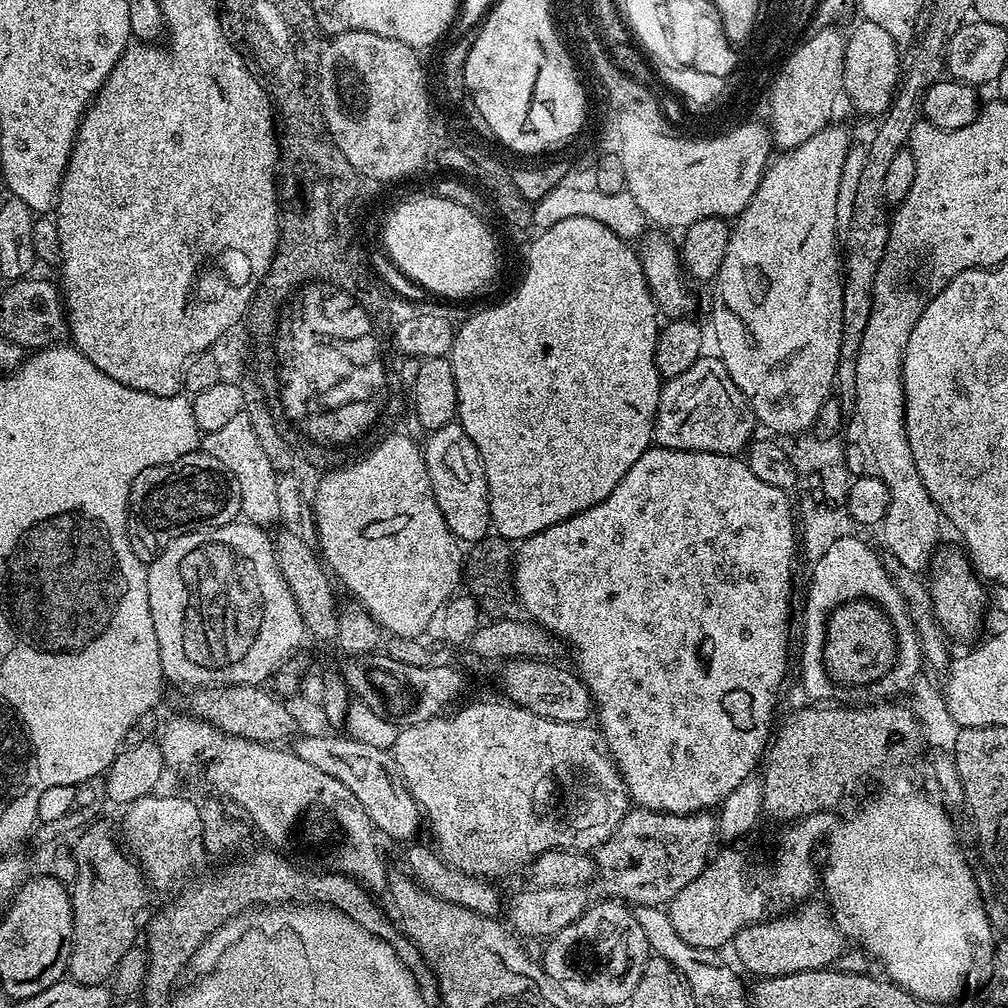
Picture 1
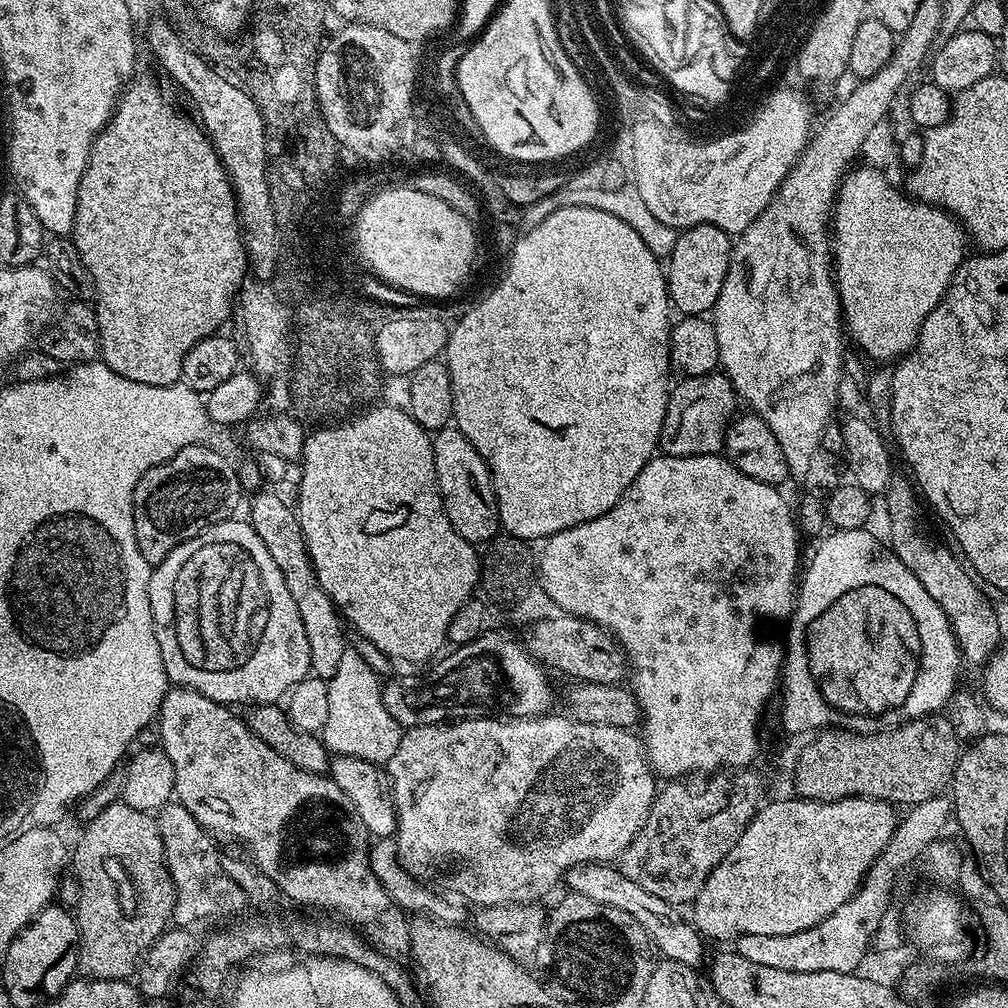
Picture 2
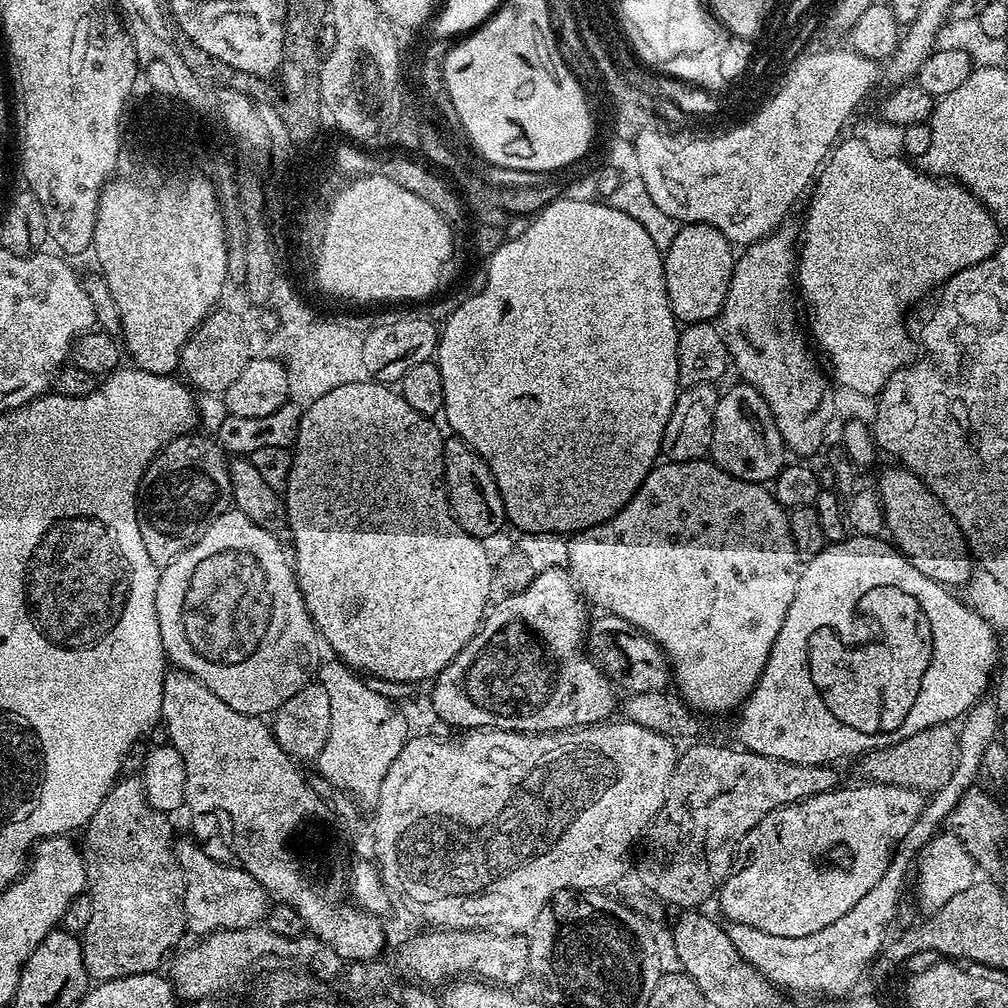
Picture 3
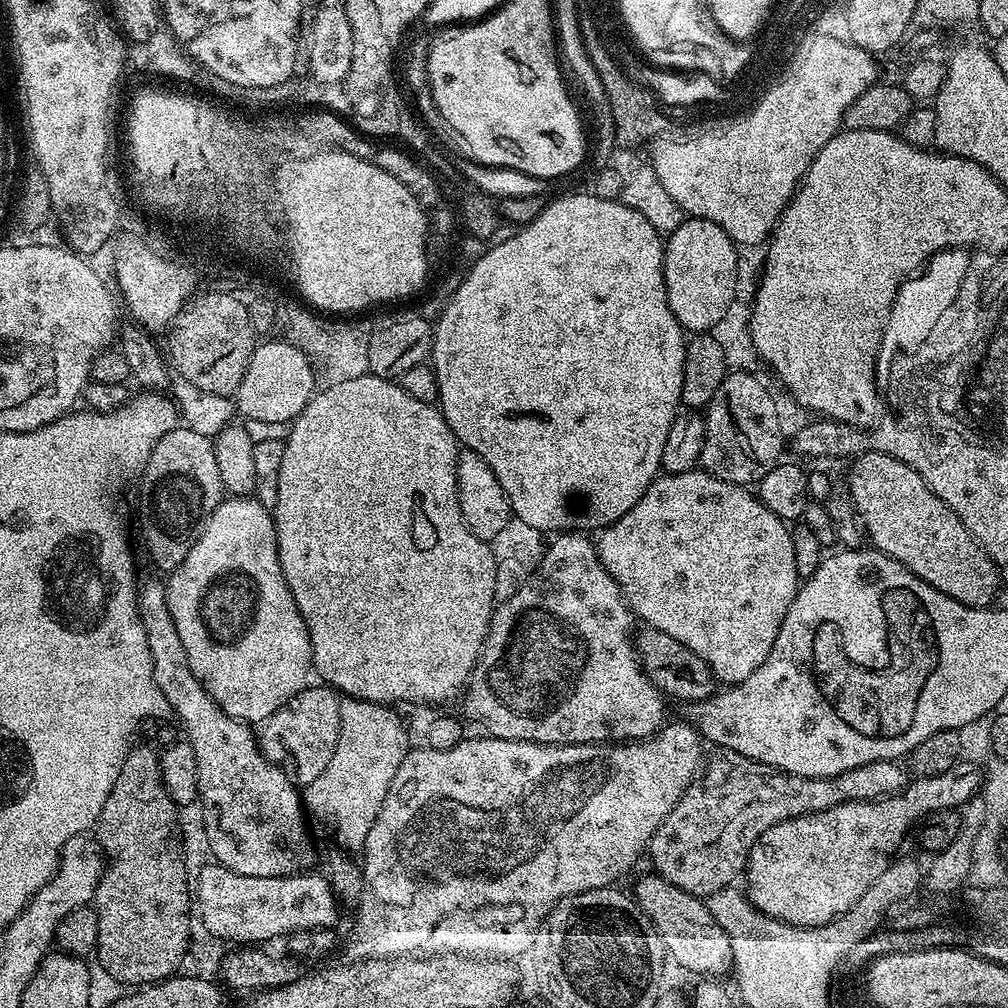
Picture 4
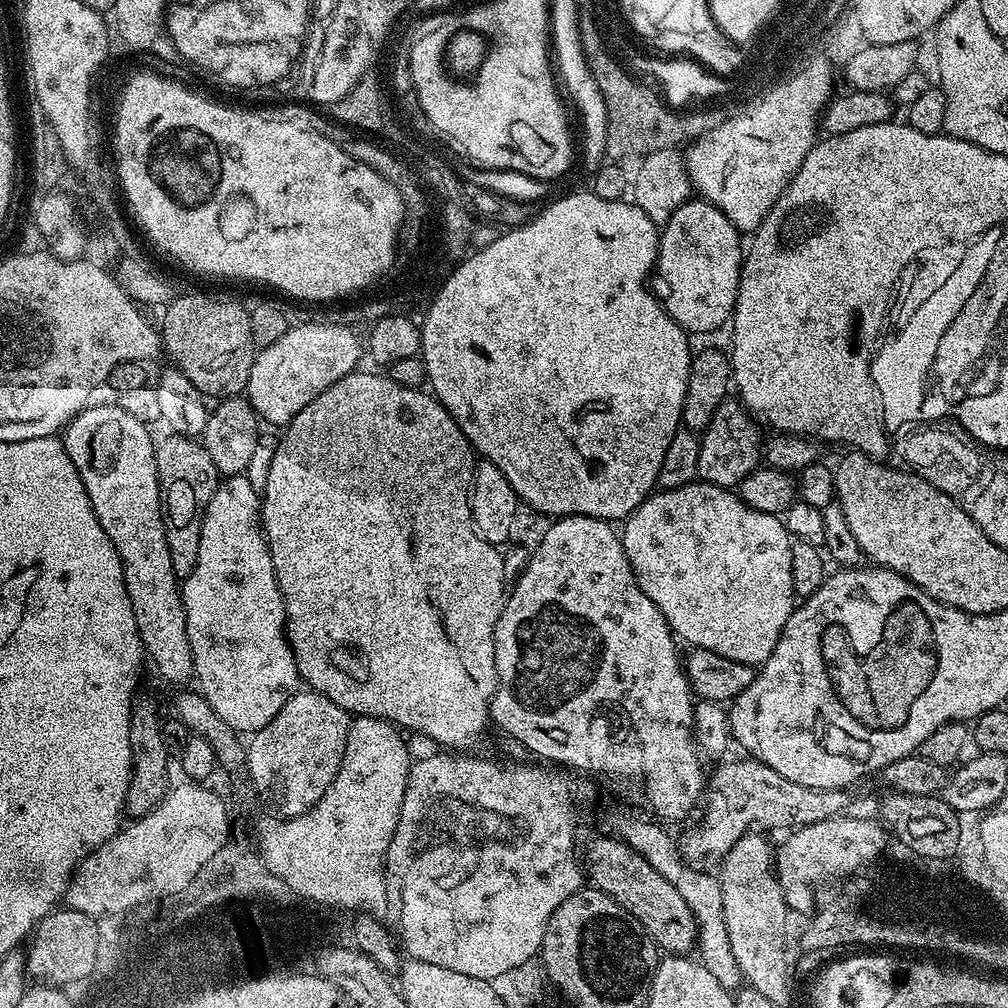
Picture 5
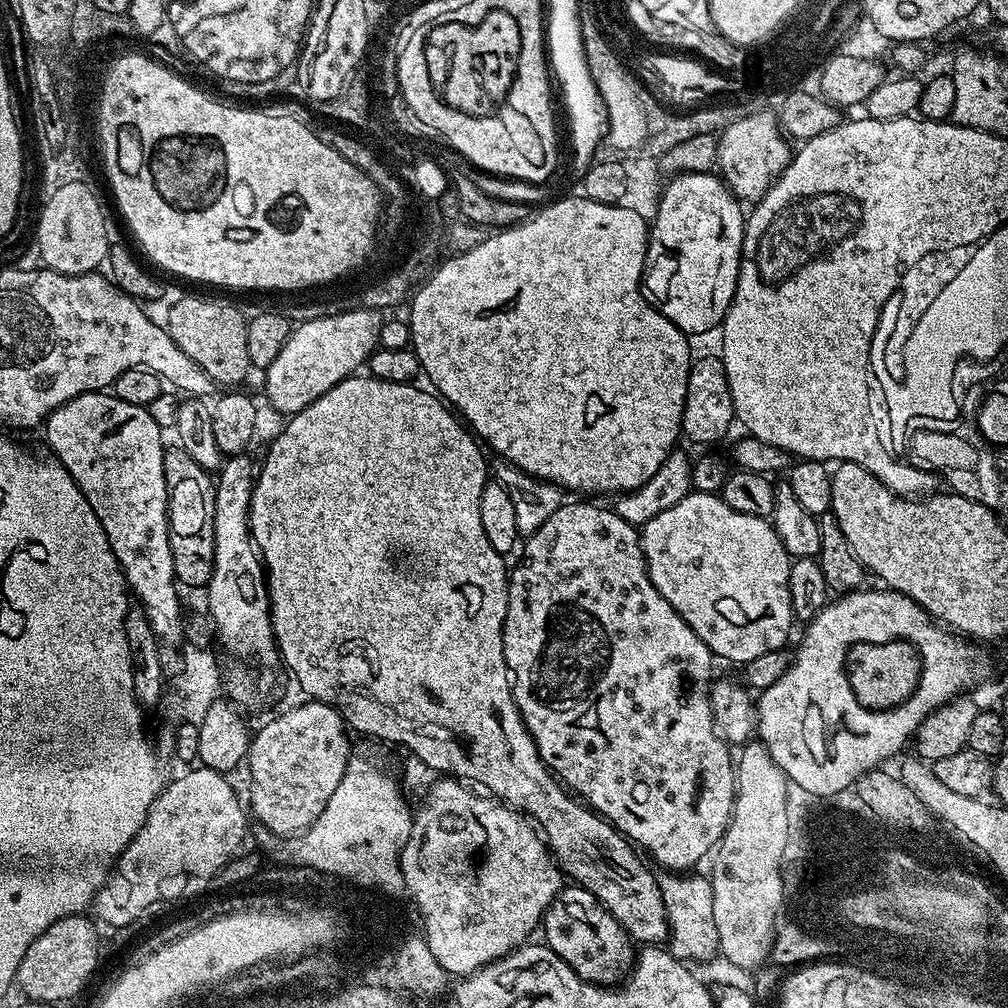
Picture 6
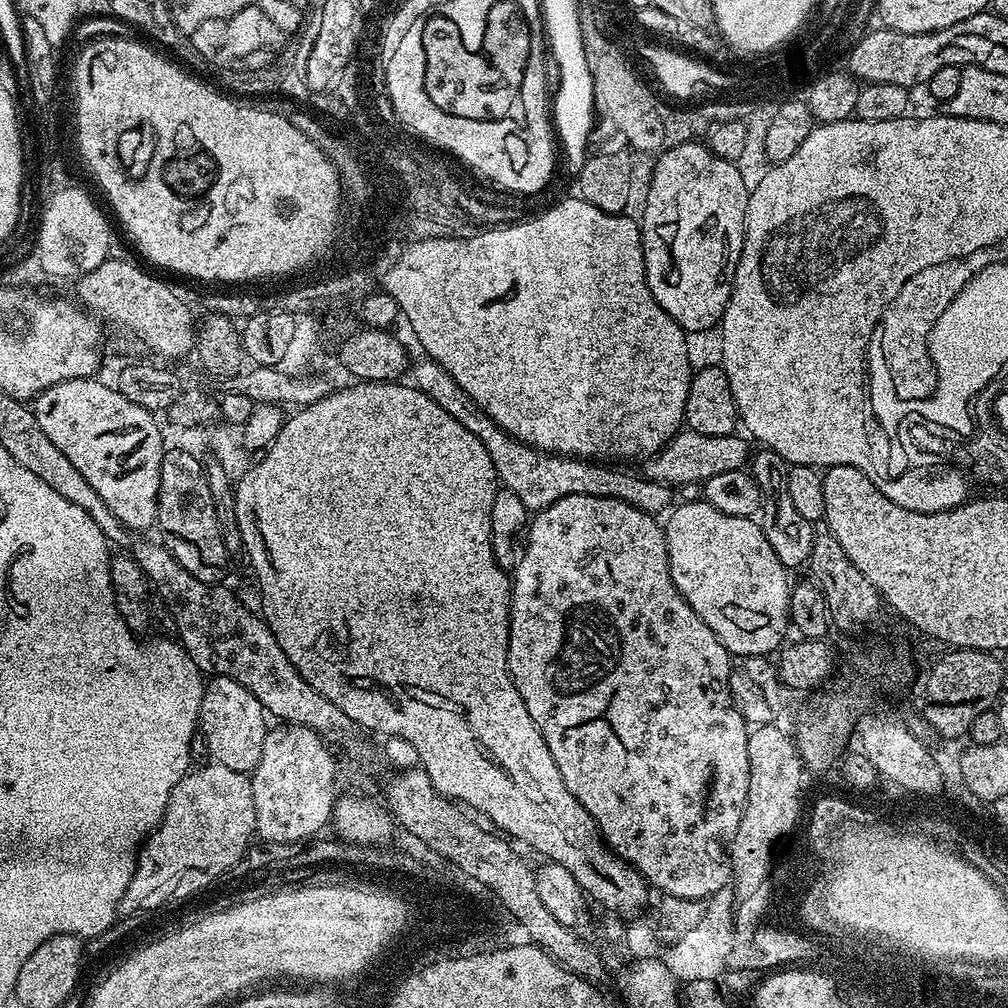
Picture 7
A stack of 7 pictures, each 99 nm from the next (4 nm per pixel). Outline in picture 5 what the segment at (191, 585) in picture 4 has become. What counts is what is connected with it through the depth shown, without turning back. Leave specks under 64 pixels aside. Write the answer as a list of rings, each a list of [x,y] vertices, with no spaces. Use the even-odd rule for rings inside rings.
[[[247,475],[229,476],[219,481],[218,487],[210,498],[210,502],[204,511],[204,521],[200,531],[198,542],[198,558],[194,570],[189,576],[183,577],[180,597],[186,610],[186,634],[190,638],[190,650],[194,658],[194,680],[200,683],[198,692],[203,696],[209,706],[218,714],[226,725],[232,727],[239,734],[253,734],[262,730],[283,706],[288,699],[295,695],[301,687],[302,681],[298,674],[296,659],[292,653],[292,646],[288,642],[288,634],[284,626],[284,599],[280,593],[280,587],[274,574],[274,562],[268,549],[268,540],[264,536],[264,525],[262,523],[262,496],[256,488],[247,480]]]

